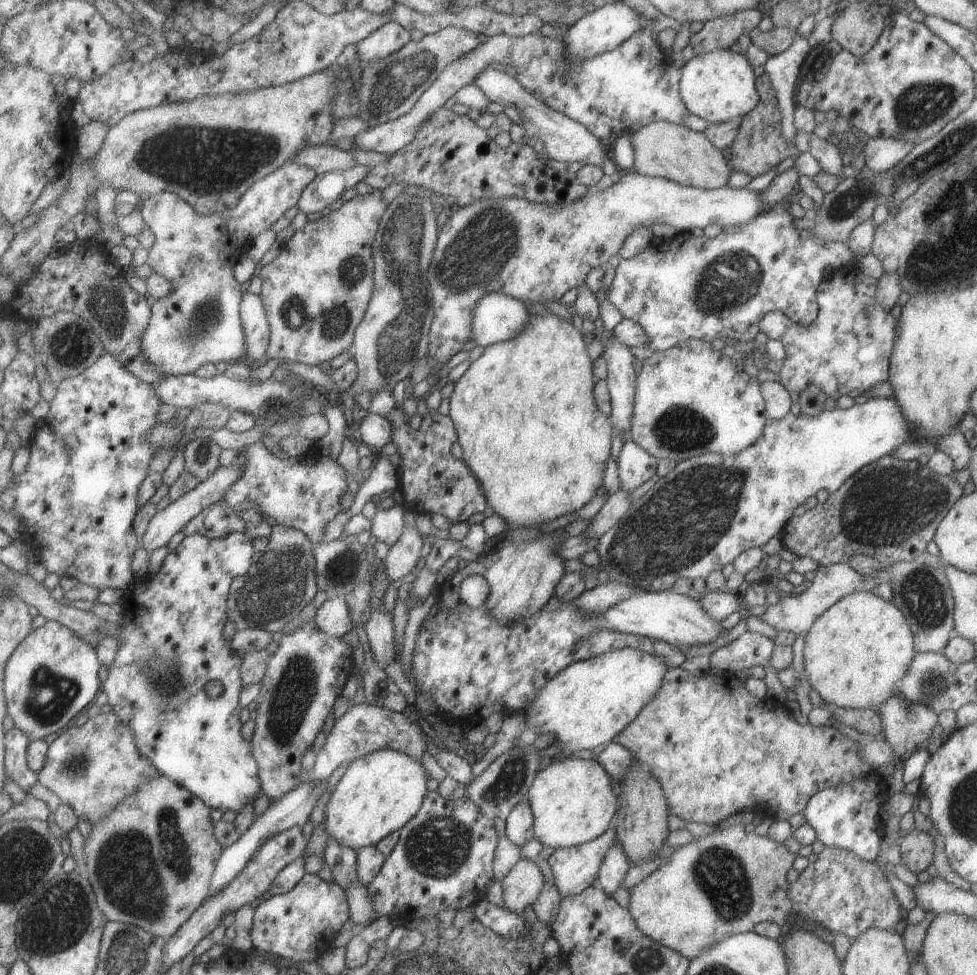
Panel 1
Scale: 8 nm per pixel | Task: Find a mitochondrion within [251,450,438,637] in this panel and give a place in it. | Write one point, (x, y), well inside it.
(338, 570)

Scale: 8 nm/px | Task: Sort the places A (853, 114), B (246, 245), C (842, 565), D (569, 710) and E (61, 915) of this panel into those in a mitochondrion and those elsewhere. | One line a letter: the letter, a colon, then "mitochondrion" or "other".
A: other
B: other
C: other
D: other
E: mitochondrion

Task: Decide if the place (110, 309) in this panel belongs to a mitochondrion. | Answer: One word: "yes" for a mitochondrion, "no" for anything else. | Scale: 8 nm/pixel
yes

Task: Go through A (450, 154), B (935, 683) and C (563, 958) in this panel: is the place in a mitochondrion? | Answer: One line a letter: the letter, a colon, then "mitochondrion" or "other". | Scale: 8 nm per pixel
A: other
B: mitochondrion
C: other

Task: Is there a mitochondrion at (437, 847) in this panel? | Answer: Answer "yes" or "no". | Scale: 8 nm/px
yes

